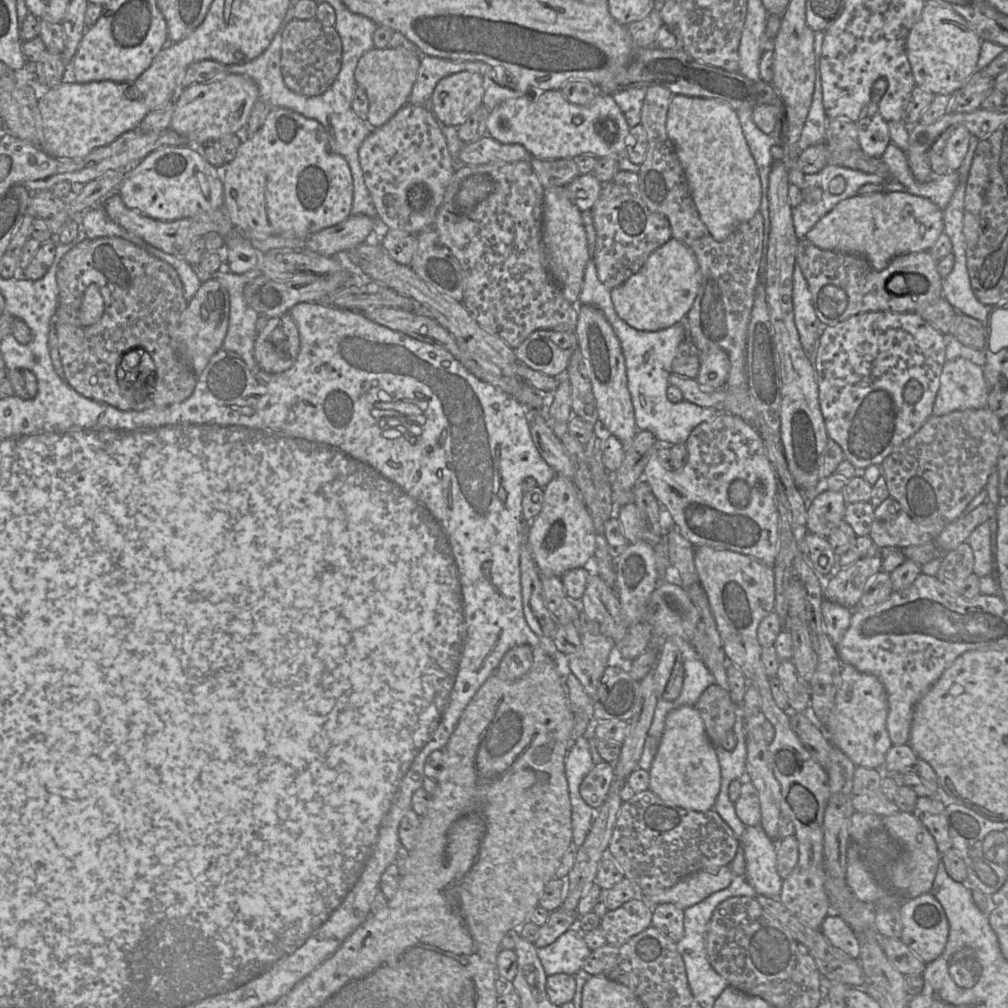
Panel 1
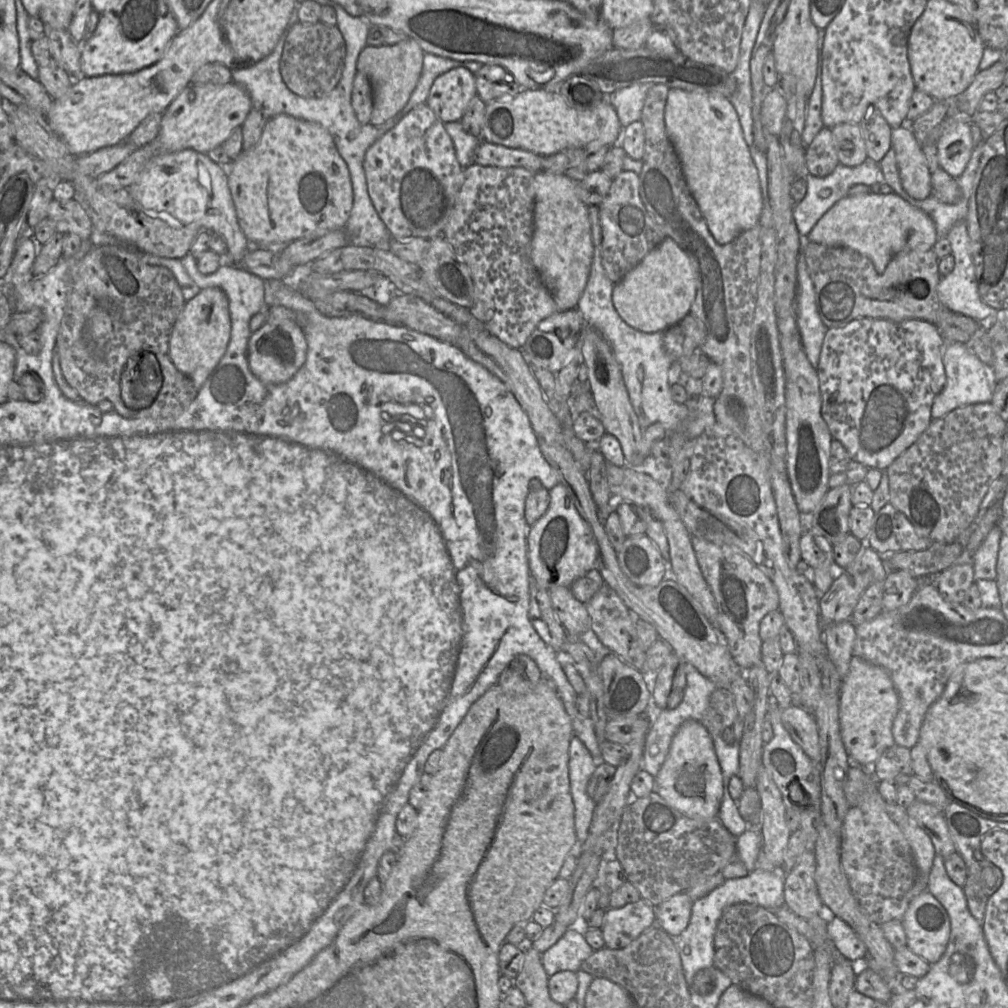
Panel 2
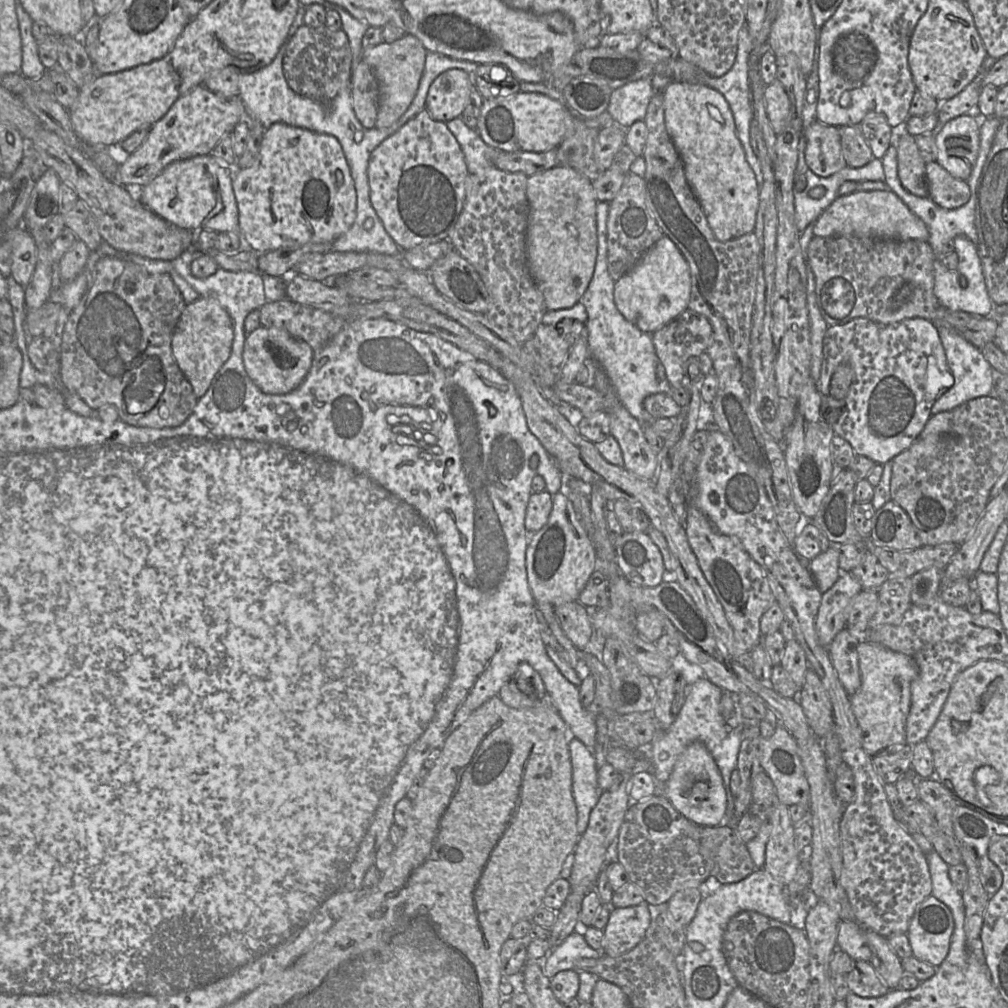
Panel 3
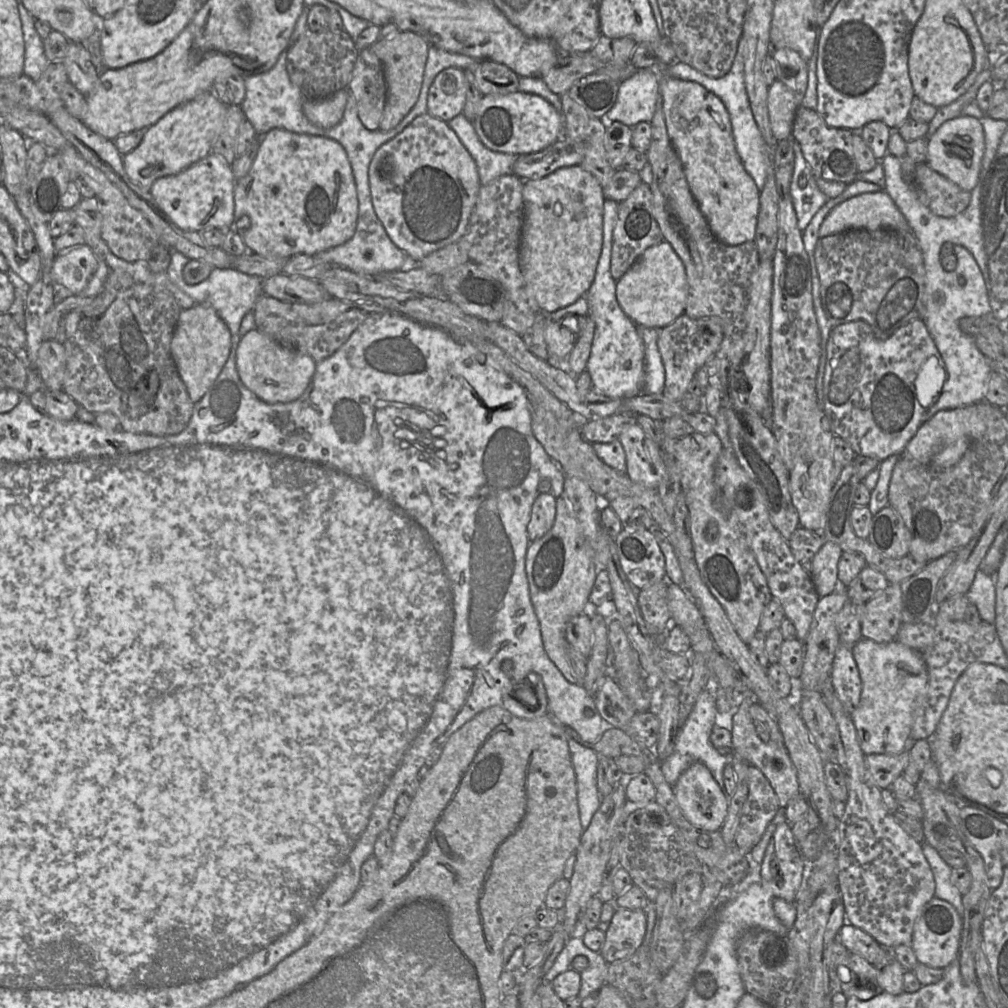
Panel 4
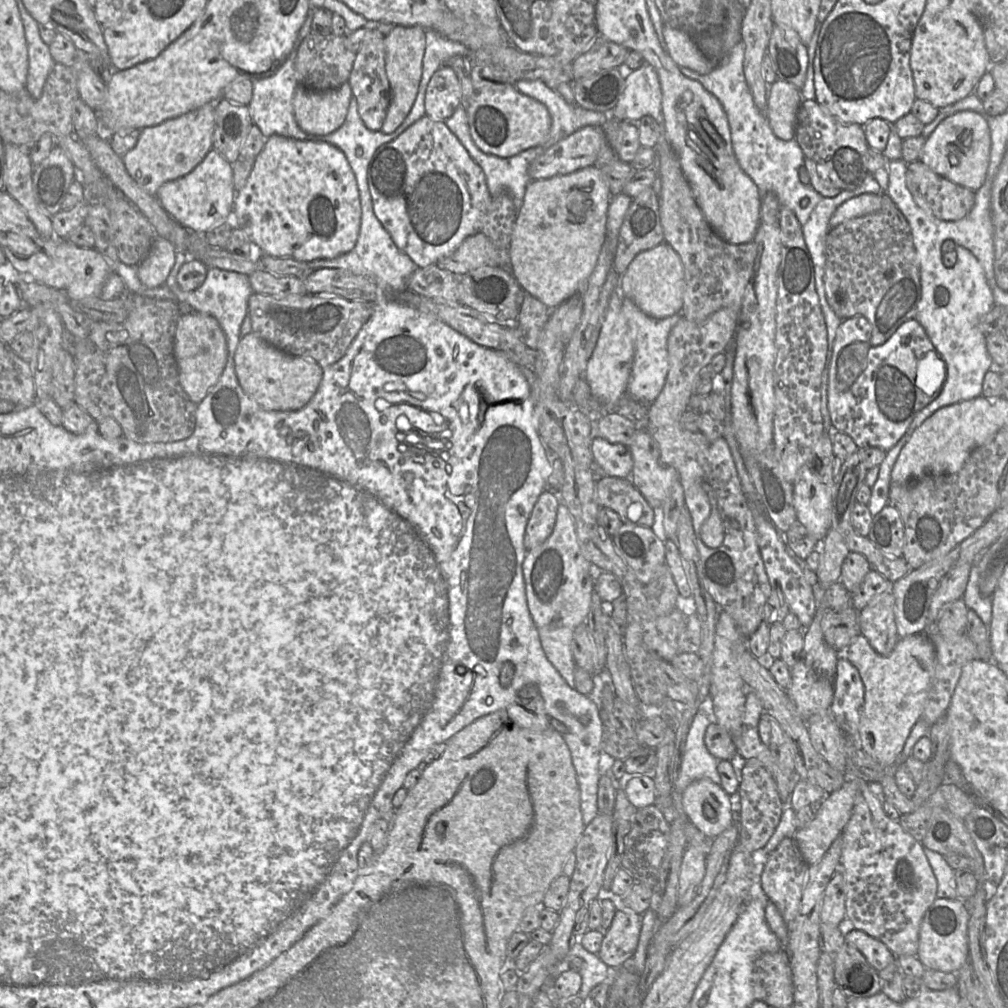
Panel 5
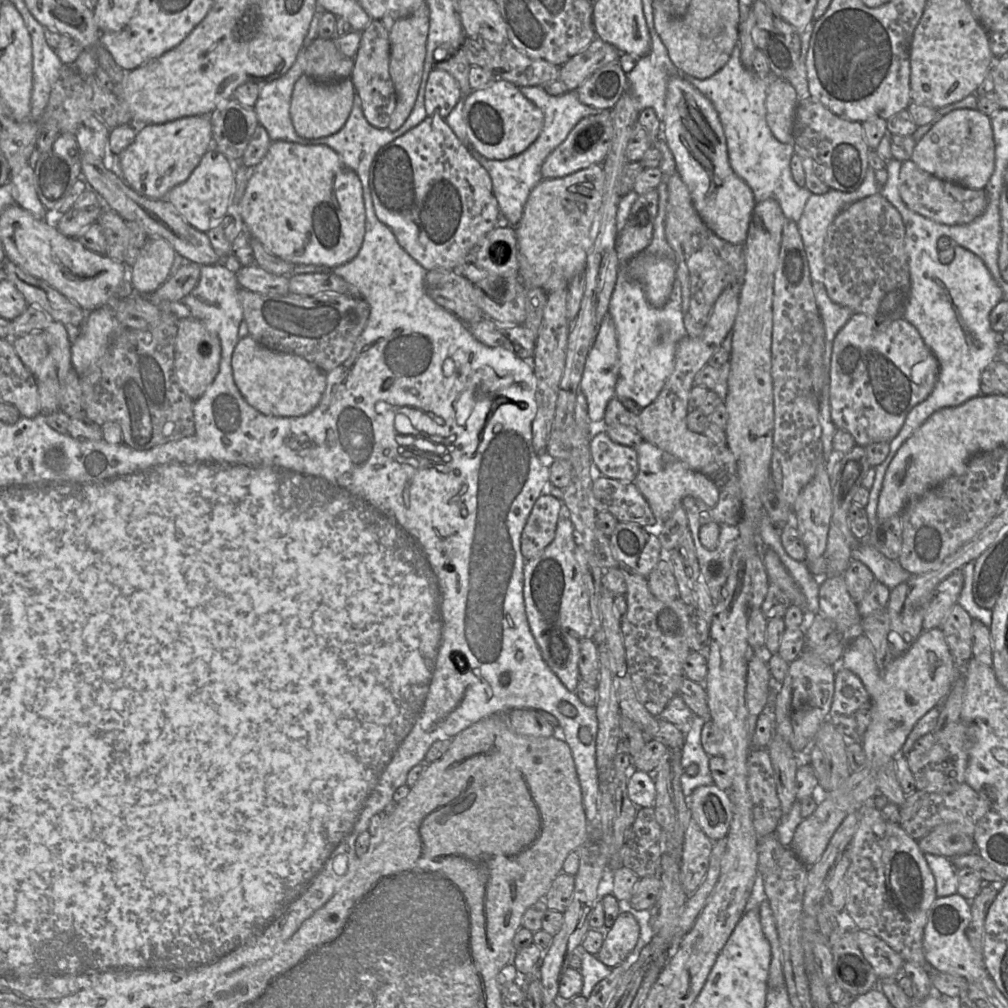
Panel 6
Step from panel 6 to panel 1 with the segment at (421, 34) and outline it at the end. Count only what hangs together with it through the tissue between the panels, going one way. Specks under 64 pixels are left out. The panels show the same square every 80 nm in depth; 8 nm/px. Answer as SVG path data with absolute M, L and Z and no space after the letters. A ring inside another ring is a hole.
M375 48L365 52L358 61L354 71L357 85L361 86L369 101L369 111L366 122L371 128L384 125L403 107L409 99L412 86L420 67L421 54L414 49Z

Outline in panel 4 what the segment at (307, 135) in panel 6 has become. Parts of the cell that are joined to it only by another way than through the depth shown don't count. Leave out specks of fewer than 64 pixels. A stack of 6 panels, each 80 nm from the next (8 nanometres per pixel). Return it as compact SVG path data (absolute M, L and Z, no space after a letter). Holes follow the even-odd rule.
M341 89L322 99L304 99L302 110L307 119L322 128L337 125L344 114L349 89Z

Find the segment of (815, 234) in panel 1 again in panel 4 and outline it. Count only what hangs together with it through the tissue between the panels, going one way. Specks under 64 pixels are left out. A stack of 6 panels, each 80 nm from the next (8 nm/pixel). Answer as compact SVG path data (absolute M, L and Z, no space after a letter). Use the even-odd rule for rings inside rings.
M884 190L863 193L849 198L835 206L822 222L819 229L819 236L822 238L850 229L865 229L870 231L899 230L913 232L901 211Z

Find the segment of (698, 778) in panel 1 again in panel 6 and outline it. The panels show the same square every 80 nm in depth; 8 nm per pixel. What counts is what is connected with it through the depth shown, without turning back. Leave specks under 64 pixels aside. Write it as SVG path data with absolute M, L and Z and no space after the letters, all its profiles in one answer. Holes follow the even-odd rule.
M716 785L697 787L686 798L691 817L713 842L727 836L732 821L732 804L727 791Z

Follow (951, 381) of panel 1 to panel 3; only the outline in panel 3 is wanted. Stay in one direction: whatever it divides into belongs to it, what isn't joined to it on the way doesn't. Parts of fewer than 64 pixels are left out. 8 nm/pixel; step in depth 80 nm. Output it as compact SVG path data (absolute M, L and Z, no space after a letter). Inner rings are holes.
M936 326L945 351L947 364L953 376L953 385L941 393L935 400L931 415L950 411L972 399L994 393L996 373L984 358L981 350L972 345L951 327Z

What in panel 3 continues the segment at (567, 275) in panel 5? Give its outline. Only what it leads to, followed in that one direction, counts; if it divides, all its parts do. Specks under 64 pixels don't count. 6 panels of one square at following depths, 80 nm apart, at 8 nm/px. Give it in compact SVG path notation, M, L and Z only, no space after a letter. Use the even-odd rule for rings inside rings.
M555 166L528 177L525 258L528 271L543 295L548 311L567 309L578 303L593 277L598 251L596 205L592 181L568 166Z

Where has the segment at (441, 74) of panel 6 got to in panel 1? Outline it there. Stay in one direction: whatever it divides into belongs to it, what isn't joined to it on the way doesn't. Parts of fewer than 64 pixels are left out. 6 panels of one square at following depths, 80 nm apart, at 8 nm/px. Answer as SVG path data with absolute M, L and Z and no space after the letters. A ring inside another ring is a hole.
M460 71L437 83L429 108L440 124L458 127L483 104L483 94L482 75Z

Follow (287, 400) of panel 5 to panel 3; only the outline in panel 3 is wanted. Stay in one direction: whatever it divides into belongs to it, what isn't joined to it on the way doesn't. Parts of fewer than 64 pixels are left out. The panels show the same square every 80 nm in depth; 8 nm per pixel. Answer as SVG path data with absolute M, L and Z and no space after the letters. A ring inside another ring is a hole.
M259 326L246 336L243 347L245 371L265 394L284 395L300 386L313 363L313 349L304 341L275 327Z

